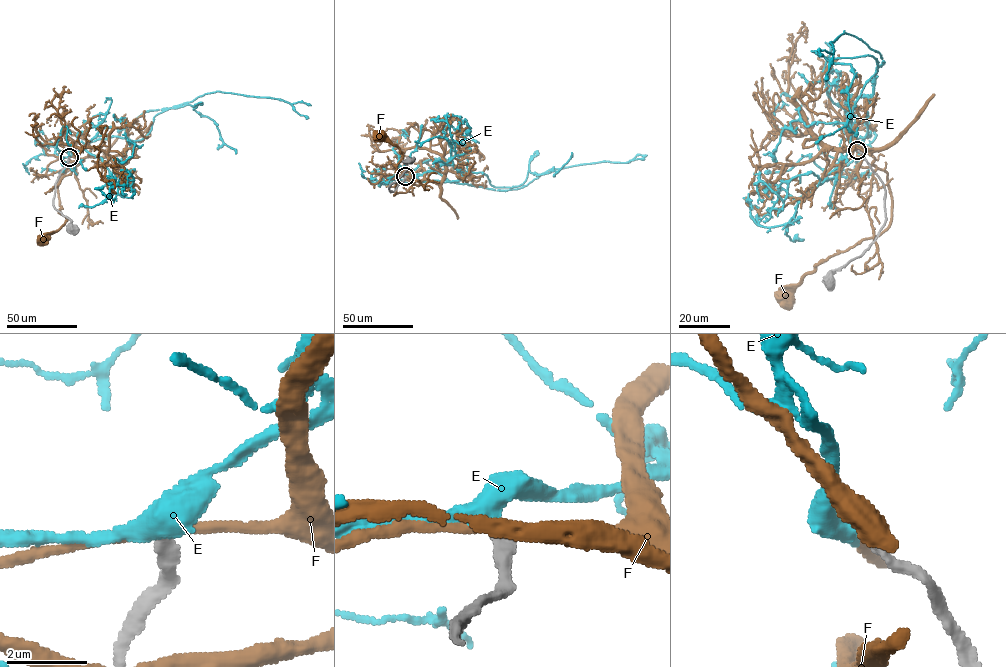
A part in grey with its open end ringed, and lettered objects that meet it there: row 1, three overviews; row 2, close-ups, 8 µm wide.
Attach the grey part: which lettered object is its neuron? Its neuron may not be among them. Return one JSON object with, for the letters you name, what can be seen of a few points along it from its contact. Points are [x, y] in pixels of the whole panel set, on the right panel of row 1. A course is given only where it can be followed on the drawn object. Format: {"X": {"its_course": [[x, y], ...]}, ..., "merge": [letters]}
{"E": {"its_course": [[857, 150], [868, 113], [847, 116], [877, 72], [872, 56], [811, 51], [854, 73], [850, 118], [815, 143]]}, "merge": ["E"]}

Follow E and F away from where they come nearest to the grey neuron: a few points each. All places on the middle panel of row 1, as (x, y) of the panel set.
E: (405, 176), (449, 182), (464, 170), (515, 187), (537, 150), (529, 171), (537, 174), (557, 172), (572, 152)
F: (405, 176), (417, 179), (419, 184), (394, 195), (396, 165), (402, 154), (395, 145), (377, 136)

